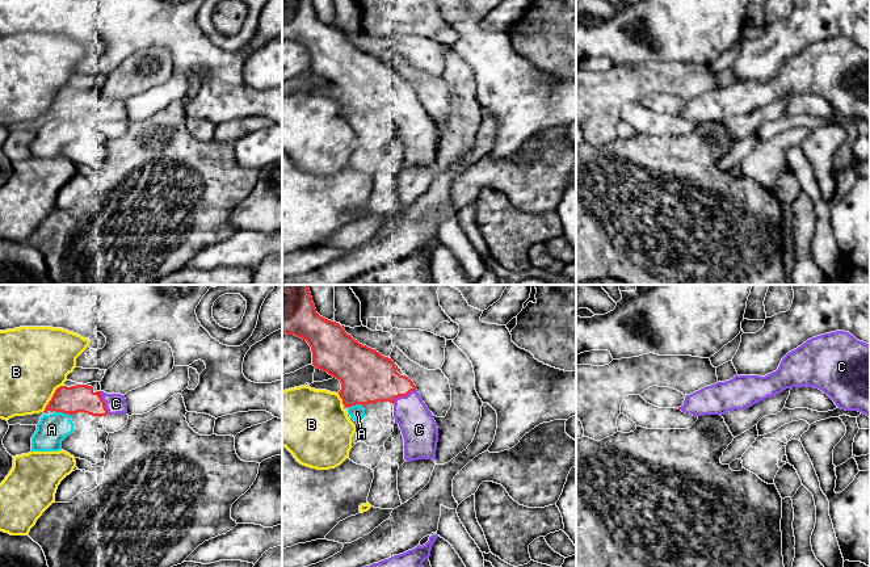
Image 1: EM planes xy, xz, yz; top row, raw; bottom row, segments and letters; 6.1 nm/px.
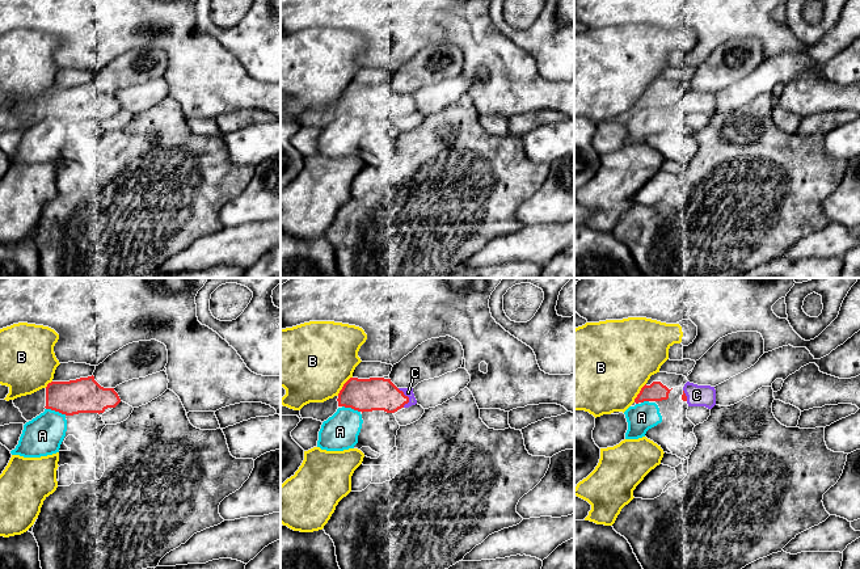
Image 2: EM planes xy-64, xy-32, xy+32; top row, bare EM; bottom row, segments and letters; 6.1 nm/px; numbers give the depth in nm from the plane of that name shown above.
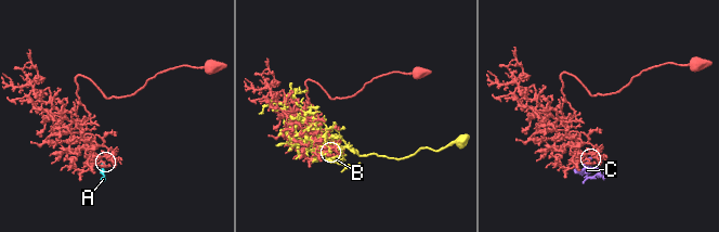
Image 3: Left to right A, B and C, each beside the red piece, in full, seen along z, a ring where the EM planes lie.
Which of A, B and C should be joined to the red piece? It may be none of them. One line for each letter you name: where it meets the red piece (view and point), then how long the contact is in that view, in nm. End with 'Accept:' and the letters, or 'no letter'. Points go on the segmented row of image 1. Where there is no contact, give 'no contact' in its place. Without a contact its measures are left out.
C: contact xz (403, 395); length 170 nm
Accept: C

